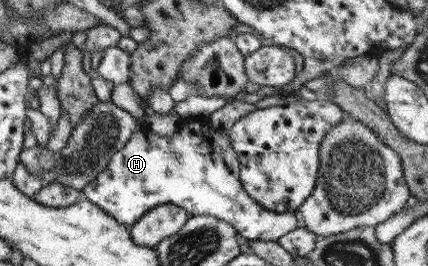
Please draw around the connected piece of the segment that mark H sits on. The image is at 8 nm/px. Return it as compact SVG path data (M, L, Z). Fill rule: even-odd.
M186 117L182 126L174 129L172 136L168 137L156 136L145 125L140 124L124 146L110 156L106 168L102 169L81 191L87 201L126 228L130 228L147 211L162 204L182 208L189 216L210 216L212 219L227 222L237 235L248 240L274 242L280 239L280 236L297 228L294 212L275 214L266 211L247 196L238 180L239 166L238 156L230 148L225 132L211 128L205 118L188 120Z

